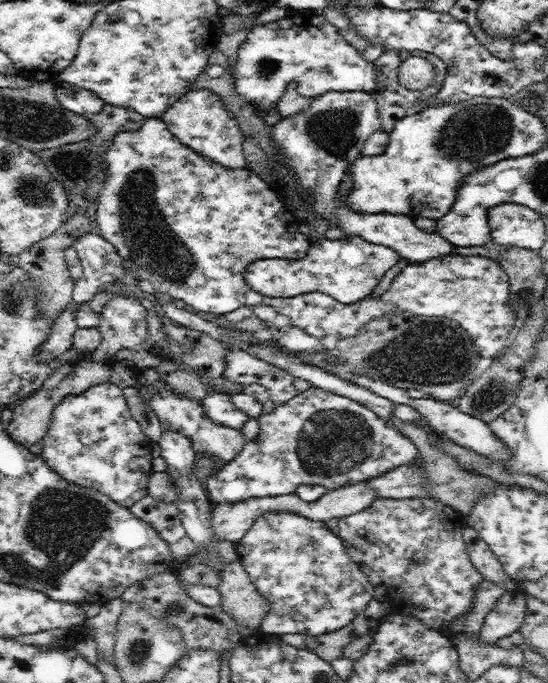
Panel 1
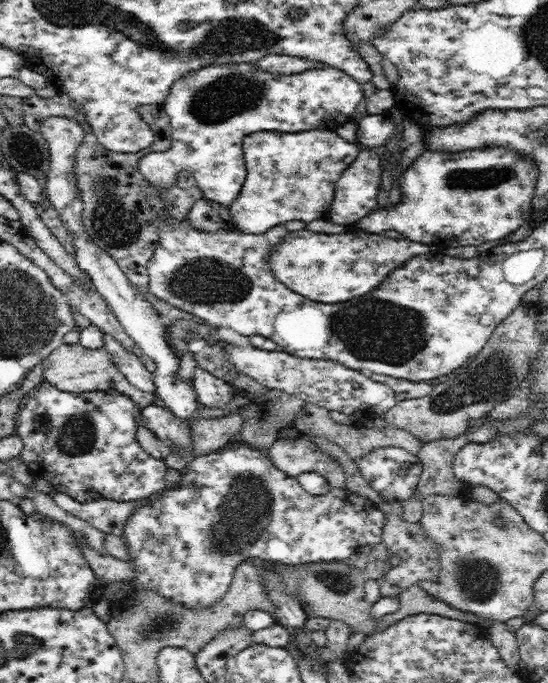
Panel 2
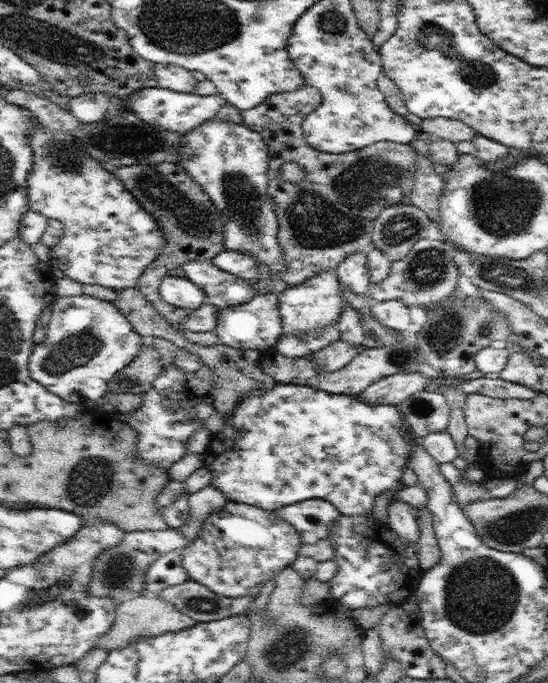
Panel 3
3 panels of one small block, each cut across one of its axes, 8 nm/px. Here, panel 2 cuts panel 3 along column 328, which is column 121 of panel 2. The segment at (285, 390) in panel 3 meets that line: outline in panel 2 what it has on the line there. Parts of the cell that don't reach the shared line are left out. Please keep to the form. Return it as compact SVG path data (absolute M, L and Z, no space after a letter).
M44 381L30 392L20 411L17 435L23 441L22 461L34 476L52 484L57 492L70 495L78 502L95 492L102 498L119 503L132 503L164 491L168 483L164 480L168 470L165 460L150 457L136 438L136 430L143 422L141 408L127 394L119 390L93 390L88 392L64 392Z

